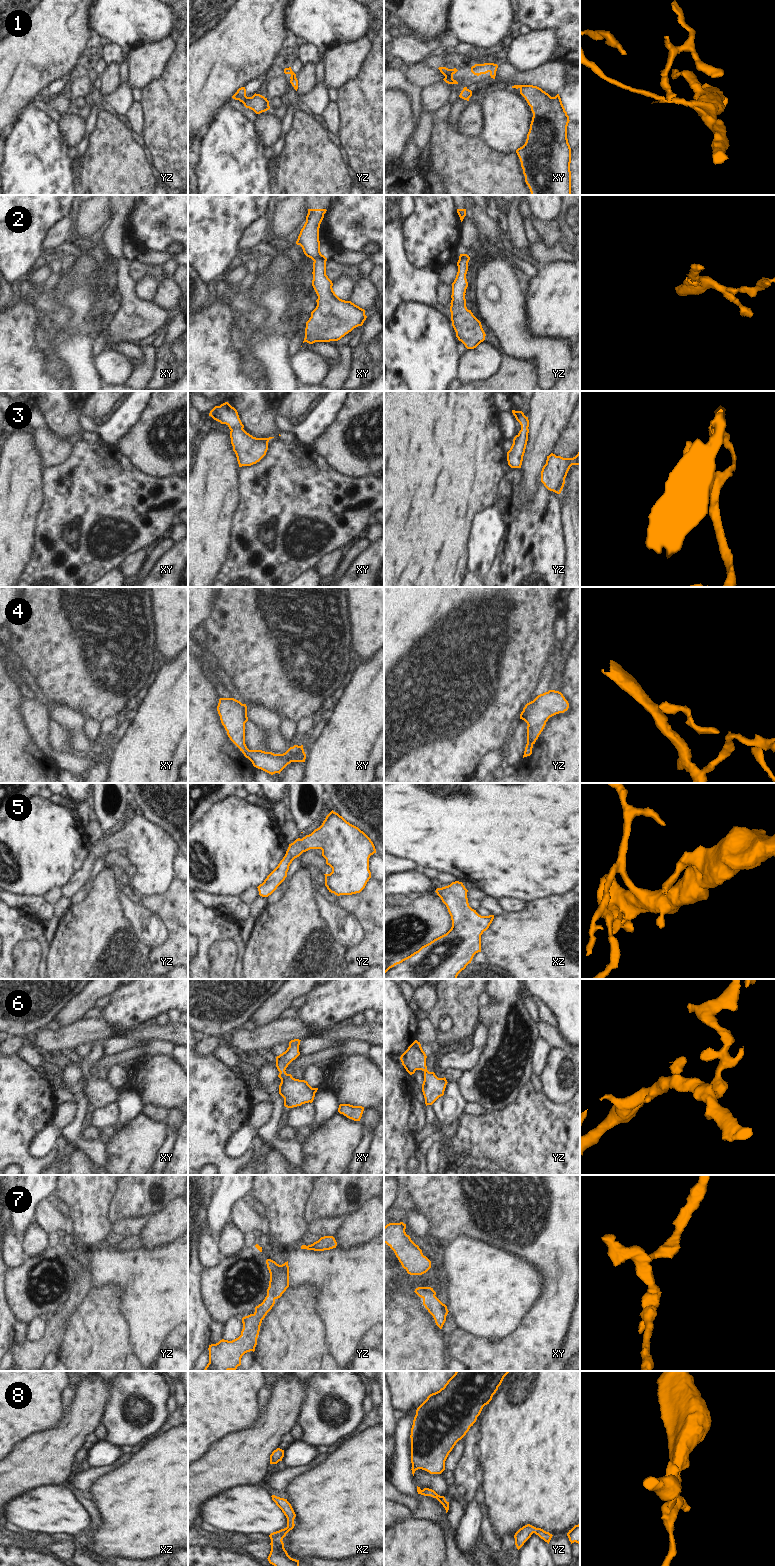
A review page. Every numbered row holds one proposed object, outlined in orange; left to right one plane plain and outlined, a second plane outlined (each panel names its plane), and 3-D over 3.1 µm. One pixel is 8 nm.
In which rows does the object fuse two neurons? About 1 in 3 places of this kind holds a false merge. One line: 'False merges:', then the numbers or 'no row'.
False merges: 1

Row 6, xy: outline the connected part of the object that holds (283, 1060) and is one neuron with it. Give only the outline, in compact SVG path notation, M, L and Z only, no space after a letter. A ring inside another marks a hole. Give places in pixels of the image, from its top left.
M291 1040L287 1050L276 1057L276 1067L280 1072L278 1077L281 1079L279 1094L284 1098L284 1106L287 1108L312 1103L318 1090L318 1088L312 1088L307 1081L295 1079L285 1071L288 1065L300 1055L300 1041Z

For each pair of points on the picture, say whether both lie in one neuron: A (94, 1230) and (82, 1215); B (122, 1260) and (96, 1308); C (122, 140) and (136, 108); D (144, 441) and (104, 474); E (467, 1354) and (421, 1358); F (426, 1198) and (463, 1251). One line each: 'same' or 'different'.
A: same
B: different
C: different
D: different
E: different
F: different

